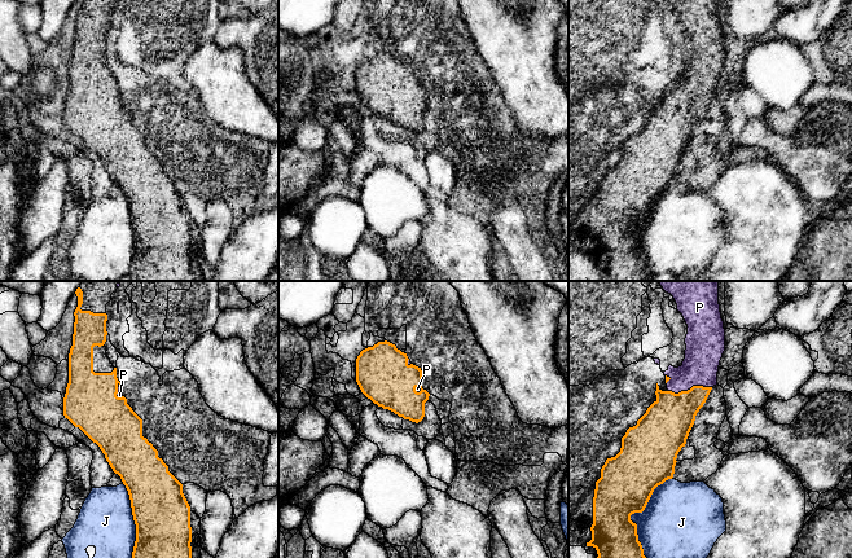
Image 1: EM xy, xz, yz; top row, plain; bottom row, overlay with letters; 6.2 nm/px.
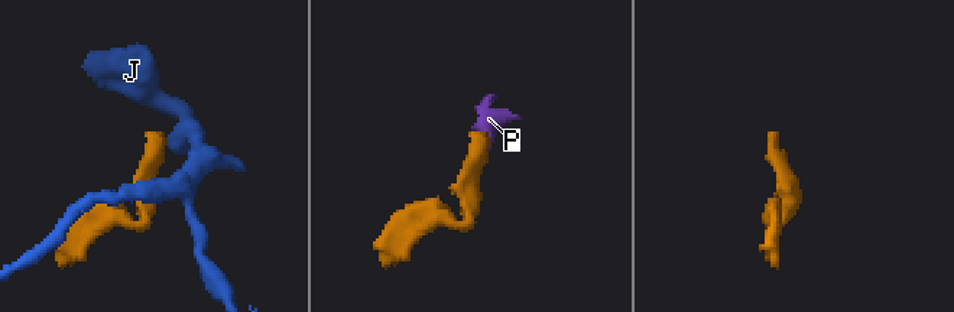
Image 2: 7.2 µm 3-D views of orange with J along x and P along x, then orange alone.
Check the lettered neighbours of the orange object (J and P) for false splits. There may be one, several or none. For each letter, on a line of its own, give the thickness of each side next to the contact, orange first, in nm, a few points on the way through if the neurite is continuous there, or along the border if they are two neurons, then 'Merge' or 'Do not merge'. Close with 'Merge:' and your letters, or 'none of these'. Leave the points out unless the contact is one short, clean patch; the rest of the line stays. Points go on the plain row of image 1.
J: Thickness 340 nm (orange) against 400 nm. Do not merge
P: Thickness 300 nm (orange) against 220 nm. Merge
Merge: P

